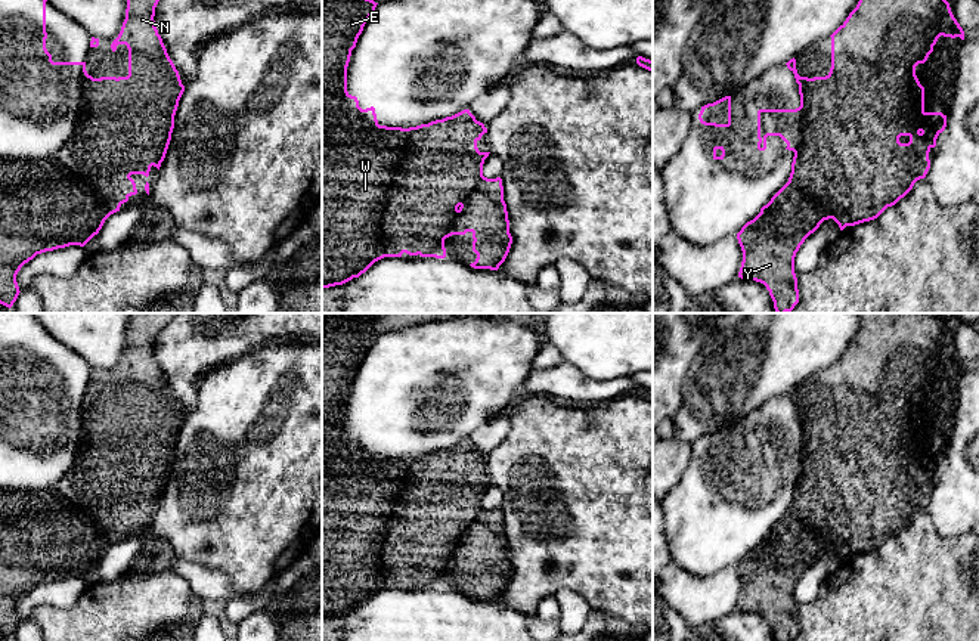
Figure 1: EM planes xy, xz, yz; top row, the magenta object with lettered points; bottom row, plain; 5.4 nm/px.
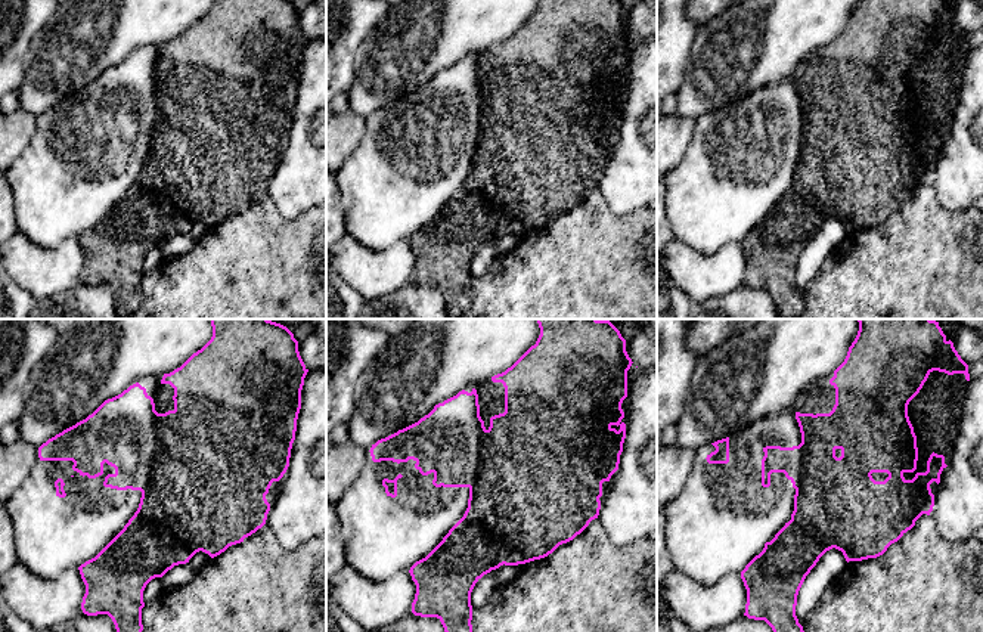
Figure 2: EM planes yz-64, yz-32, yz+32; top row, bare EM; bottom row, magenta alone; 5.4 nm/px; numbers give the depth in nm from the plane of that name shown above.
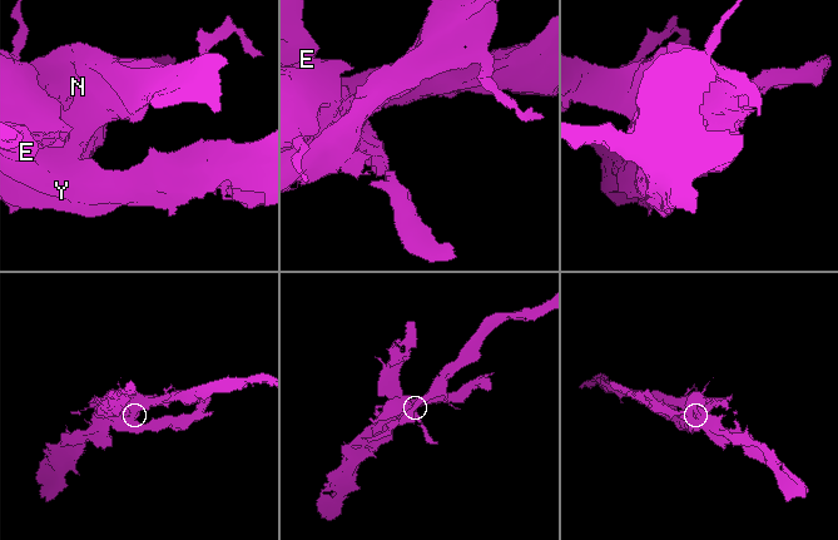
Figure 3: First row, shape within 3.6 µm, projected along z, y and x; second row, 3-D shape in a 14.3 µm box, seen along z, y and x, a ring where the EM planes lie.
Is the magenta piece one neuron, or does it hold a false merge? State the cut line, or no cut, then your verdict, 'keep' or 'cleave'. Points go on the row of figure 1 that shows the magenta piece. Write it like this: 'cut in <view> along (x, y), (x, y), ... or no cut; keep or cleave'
cut in xz along (428, 124), (442, 175), (405, 179), (387, 195), (389, 256); cleave

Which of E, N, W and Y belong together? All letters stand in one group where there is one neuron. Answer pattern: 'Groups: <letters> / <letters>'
Groups: E W Y / N

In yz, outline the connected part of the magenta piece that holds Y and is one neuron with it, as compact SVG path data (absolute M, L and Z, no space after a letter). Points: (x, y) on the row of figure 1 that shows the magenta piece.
M831 77L809 78L805 87L799 87L802 123L812 126L811 136L797 134L790 145L791 151L827 151L828 170L817 173L814 180L787 182L760 213L747 222L737 233L743 251L738 278L756 281L766 287L777 313L787 313L799 303L794 257L805 239L814 233L824 220L831 219L831 185L843 183L849 176L849 164L859 162L862 154L874 154L879 140L899 142L896 130L883 136L886 128L877 114L836 112L831 105Z

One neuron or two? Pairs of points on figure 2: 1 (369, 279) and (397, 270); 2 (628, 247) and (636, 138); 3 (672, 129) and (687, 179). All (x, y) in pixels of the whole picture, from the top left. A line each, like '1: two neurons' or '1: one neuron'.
1: one neuron
2: two neurons
3: two neurons

